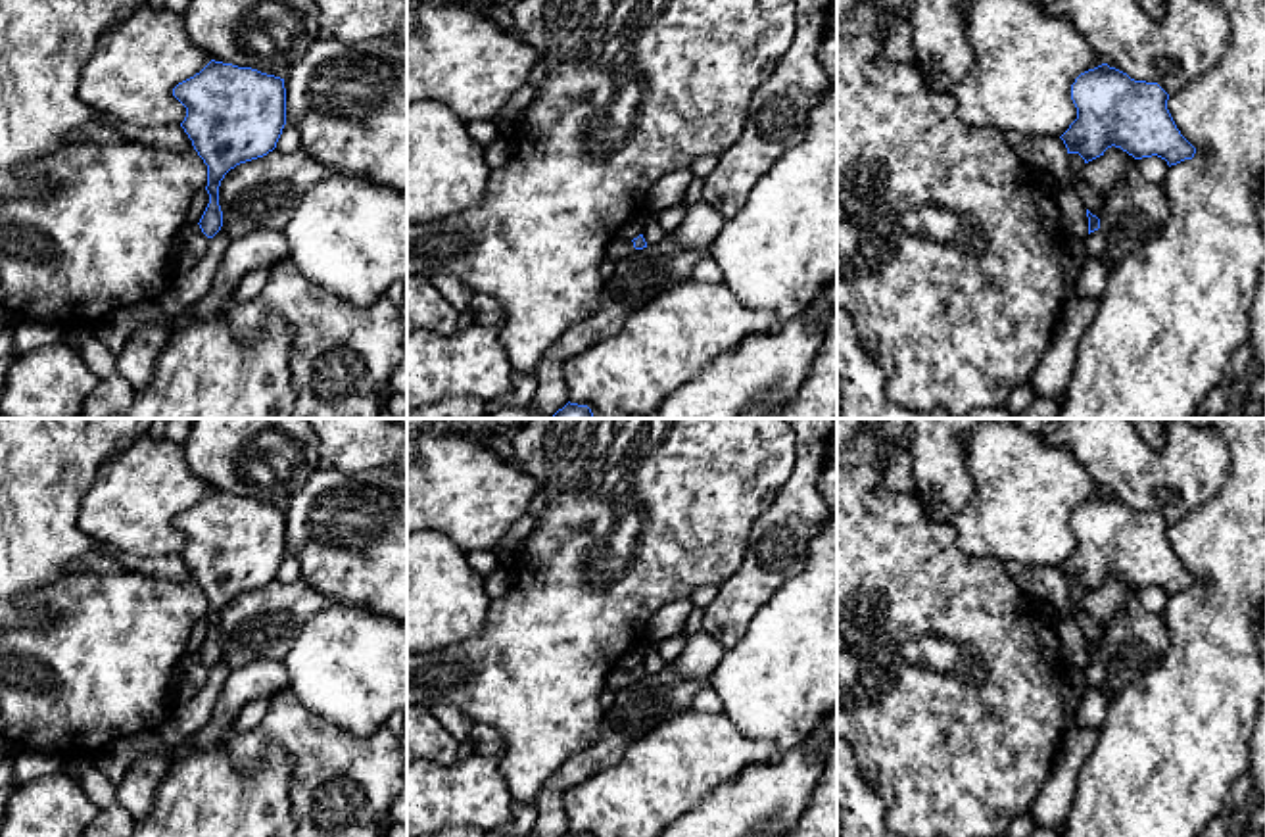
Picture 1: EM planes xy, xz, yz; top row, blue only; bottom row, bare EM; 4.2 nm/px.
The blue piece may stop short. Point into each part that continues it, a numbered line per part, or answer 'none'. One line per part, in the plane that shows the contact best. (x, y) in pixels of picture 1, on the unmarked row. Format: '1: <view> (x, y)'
none

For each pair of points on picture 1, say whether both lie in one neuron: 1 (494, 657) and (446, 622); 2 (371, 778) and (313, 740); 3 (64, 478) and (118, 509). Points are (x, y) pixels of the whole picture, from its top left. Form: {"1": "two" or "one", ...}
{"1": "two", "2": "one", "3": "two"}

